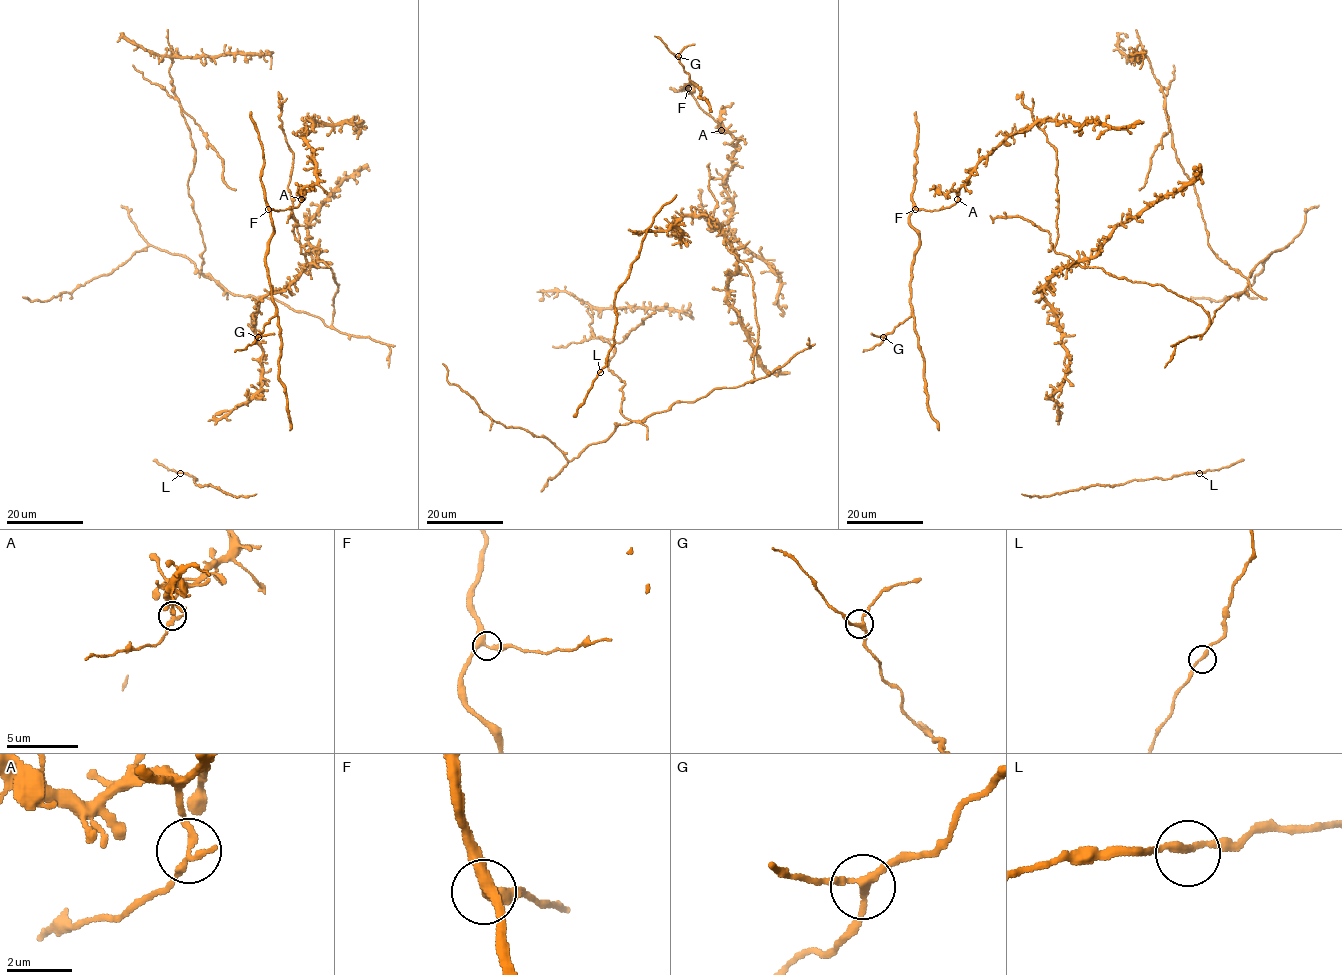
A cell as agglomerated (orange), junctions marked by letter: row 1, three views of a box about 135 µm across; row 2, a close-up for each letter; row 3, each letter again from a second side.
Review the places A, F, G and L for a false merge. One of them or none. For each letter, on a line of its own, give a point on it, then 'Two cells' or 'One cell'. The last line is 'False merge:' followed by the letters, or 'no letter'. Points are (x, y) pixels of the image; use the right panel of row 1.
A: Place: (957, 199). Two cells
F: Place: (915, 209). One cell
G: Place: (883, 337). One cell
L: Place: (1199, 473). One cell
False merge: A

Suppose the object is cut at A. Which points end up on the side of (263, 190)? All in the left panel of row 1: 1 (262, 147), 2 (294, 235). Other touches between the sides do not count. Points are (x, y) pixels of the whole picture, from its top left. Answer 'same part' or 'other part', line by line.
1: same part
2: other part

